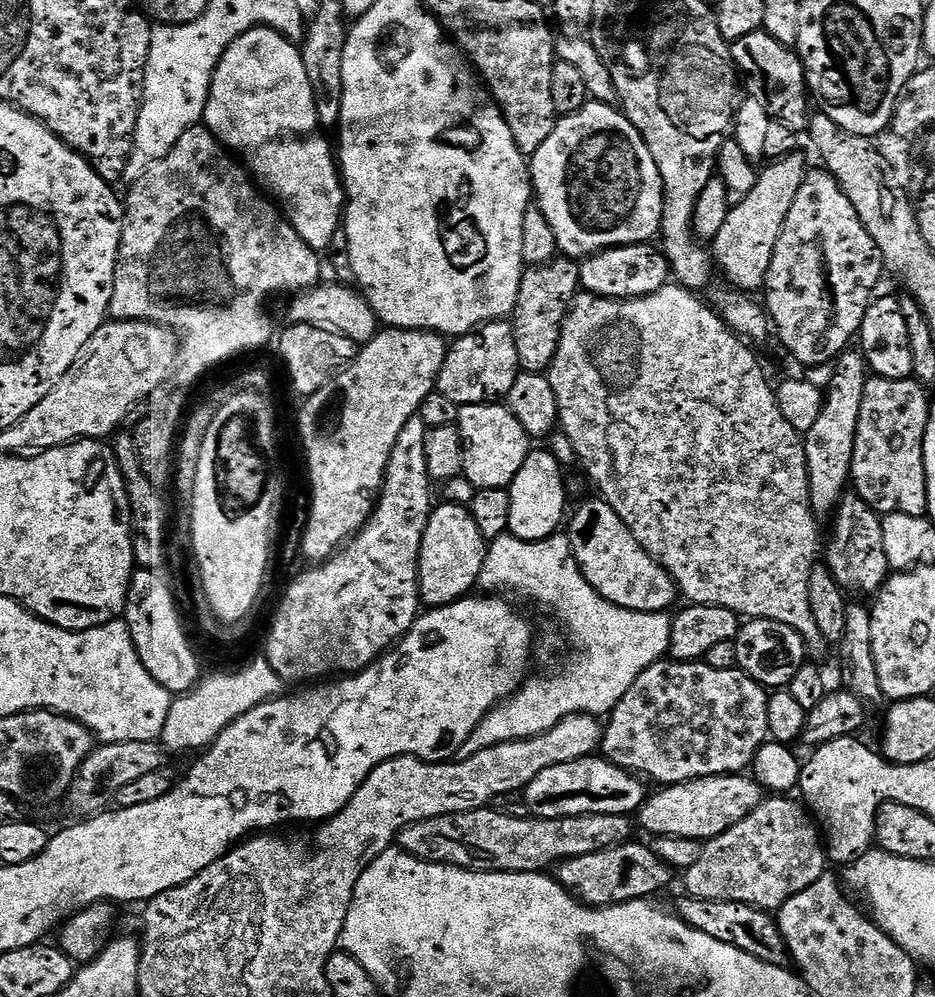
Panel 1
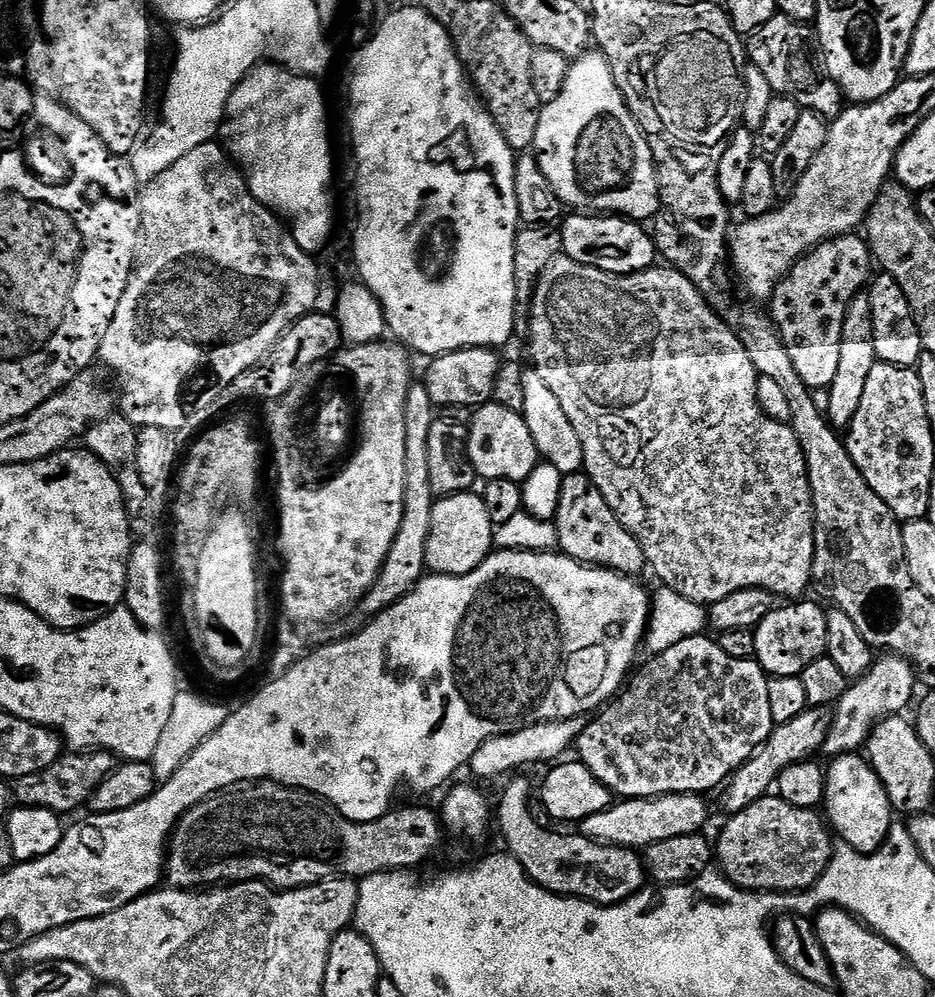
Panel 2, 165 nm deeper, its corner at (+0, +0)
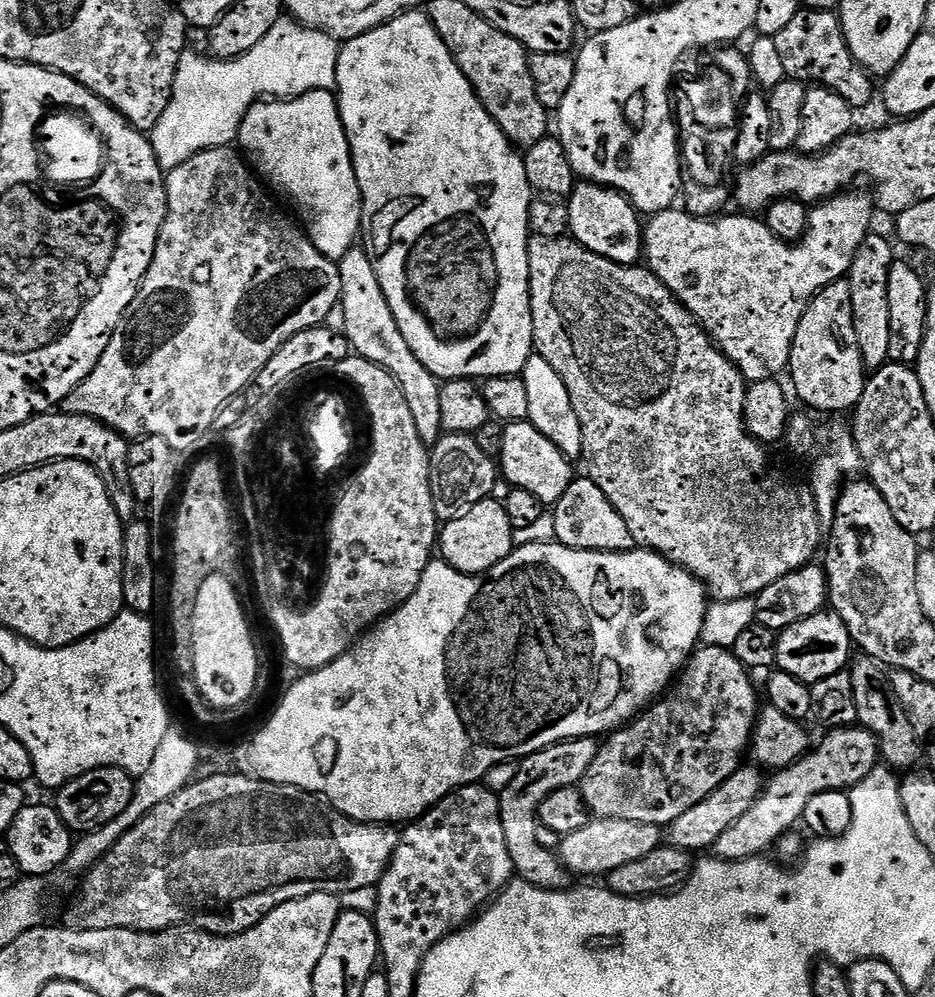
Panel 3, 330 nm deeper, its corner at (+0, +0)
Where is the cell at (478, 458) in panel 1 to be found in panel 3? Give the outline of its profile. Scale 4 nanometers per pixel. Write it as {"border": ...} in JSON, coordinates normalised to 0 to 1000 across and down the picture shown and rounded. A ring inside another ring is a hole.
{"border":[[[568,423],[544,425],[539,430],[537,451],[533,458],[533,469],[538,480],[544,481],[549,489],[567,491],[583,508],[593,508],[605,495],[614,480],[613,462],[584,439]]]}

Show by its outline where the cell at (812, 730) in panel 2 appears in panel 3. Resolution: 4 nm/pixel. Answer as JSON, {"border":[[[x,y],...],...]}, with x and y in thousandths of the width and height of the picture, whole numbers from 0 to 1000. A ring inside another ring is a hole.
{"border":[[[809,768],[803,769],[788,770],[784,778],[776,780],[776,784],[772,784],[772,788],[768,788],[768,792],[764,792],[758,798],[751,800],[751,804],[747,804],[747,808],[738,808],[738,812],[734,812],[734,816],[721,820],[721,824],[717,828],[718,850],[728,851],[741,857],[753,855],[756,851],[757,854],[765,852],[768,841],[772,841],[772,837],[776,837],[776,832],[781,832],[781,828],[785,828],[785,824],[789,824],[789,820],[794,820],[794,816],[798,816],[798,812],[802,812],[806,808],[806,804],[817,792],[819,782],[818,779],[813,779],[814,771]]]}

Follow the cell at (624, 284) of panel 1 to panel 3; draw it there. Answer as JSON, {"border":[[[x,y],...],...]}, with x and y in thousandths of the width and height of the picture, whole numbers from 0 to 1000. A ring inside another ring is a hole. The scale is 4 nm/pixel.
{"border":[[[620,183],[612,190],[606,207],[610,211],[607,227],[611,240],[644,259],[652,259],[652,263],[658,265],[680,267],[686,264],[689,255],[687,217],[666,193],[647,189],[645,185]]]}

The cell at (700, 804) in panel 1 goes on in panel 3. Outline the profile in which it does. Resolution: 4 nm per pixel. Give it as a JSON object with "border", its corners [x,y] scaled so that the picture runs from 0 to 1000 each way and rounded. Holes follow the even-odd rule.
{"border":[[[665,820],[630,821],[622,832],[614,832],[609,839],[598,844],[597,858],[607,869],[609,875],[620,879],[642,879],[661,873],[661,869],[670,869],[670,865],[679,865],[681,861],[691,861],[691,857],[699,857],[708,849],[706,843],[707,827],[691,824],[674,824]]]}

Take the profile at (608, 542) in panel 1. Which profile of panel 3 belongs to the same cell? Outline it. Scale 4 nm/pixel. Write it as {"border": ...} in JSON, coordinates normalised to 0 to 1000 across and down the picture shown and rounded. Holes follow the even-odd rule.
{"border":[[[631,479],[613,480],[611,487],[601,495],[601,499],[593,507],[594,541],[607,550],[621,550],[625,554],[675,554],[681,549],[678,536],[674,536],[674,528],[670,528],[670,520],[657,512],[652,499],[644,495],[644,491]]]}

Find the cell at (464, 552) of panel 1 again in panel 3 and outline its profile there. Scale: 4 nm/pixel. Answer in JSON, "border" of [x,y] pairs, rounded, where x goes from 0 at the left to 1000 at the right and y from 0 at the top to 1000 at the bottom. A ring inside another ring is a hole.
{"border":[[[525,499],[511,504],[490,520],[478,523],[468,534],[468,554],[475,565],[480,566],[486,572],[497,574],[499,578],[511,578],[522,574],[533,564],[540,562],[549,549],[550,531],[545,528],[545,520],[541,516],[538,505]]]}

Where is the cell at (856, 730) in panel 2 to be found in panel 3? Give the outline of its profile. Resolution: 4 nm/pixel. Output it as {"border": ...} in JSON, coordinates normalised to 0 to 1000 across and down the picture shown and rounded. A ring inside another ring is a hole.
{"border":[[[896,730],[884,737],[874,750],[872,747],[857,762],[843,770],[833,771],[827,777],[830,779],[818,785],[806,808],[798,812],[798,816],[794,816],[794,820],[789,820],[789,824],[785,824],[785,828],[781,828],[772,841],[768,841],[764,852],[765,862],[806,863],[816,860],[821,850],[825,852],[832,843],[851,830],[850,826],[859,823],[866,800],[880,794],[909,792],[939,768],[941,748],[927,730]]]}

